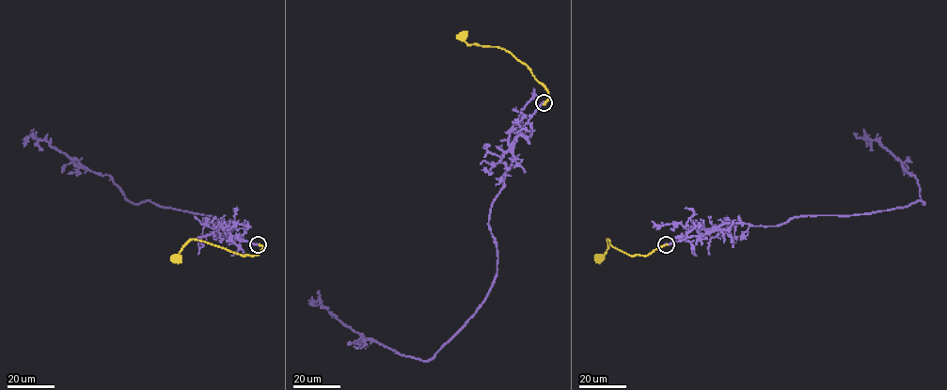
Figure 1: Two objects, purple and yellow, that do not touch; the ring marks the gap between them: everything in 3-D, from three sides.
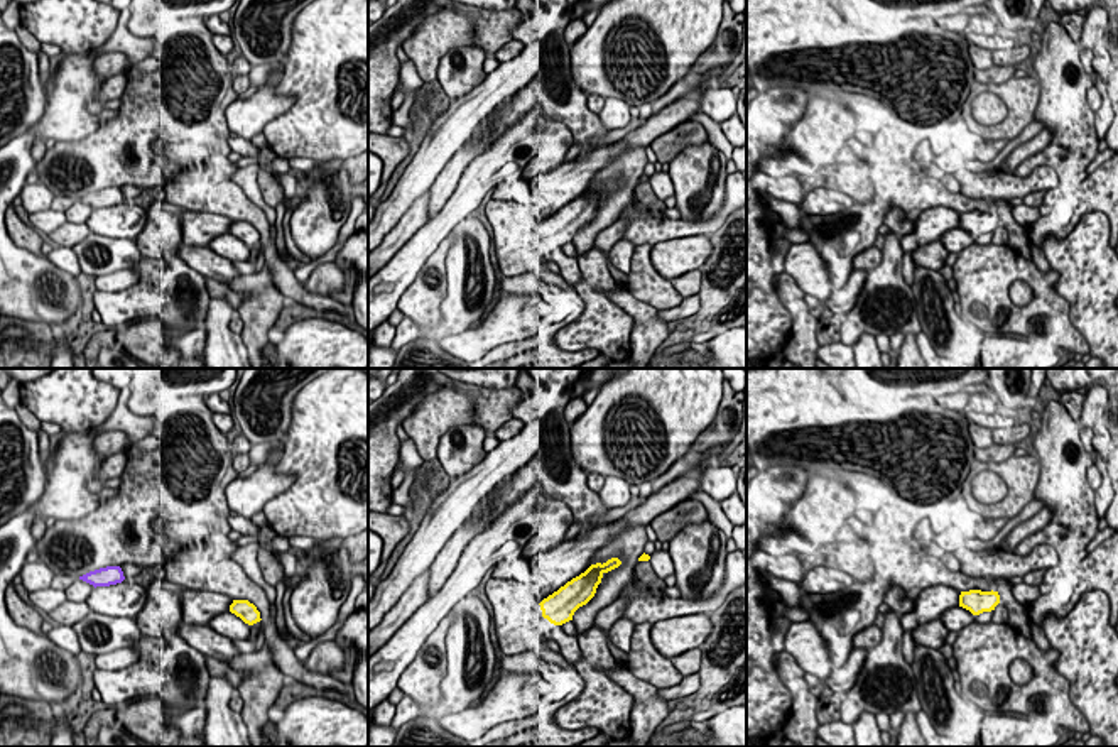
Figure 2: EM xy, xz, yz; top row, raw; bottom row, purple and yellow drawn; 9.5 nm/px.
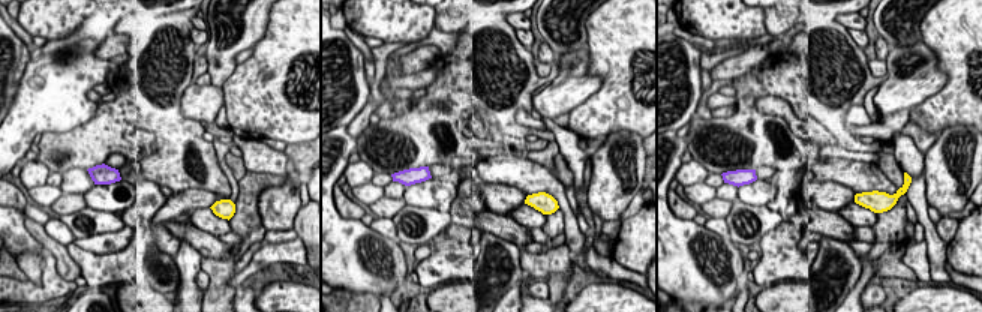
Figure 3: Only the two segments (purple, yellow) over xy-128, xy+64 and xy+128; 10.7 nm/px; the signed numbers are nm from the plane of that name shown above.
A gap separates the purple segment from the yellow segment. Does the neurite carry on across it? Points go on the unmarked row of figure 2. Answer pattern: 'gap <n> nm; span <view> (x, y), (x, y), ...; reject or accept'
gap 1050 nm; span xy (124, 200), (230, 227); accept

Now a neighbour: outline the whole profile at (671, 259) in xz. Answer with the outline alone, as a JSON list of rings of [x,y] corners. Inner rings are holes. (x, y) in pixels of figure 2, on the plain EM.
[[[694,235],[655,243],[650,252],[654,269],[667,281],[697,270],[711,255],[708,235]]]

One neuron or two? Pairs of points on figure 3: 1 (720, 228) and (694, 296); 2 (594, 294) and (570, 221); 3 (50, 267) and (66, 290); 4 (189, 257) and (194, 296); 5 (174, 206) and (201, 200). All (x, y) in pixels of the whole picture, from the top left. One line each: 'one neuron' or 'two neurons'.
1: two neurons
2: two neurons
3: one neuron
4: one neuron
5: one neuron

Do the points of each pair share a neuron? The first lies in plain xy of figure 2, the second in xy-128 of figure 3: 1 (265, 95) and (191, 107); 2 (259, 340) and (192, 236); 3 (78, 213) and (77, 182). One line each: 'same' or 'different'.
1: same
2: different
3: same

